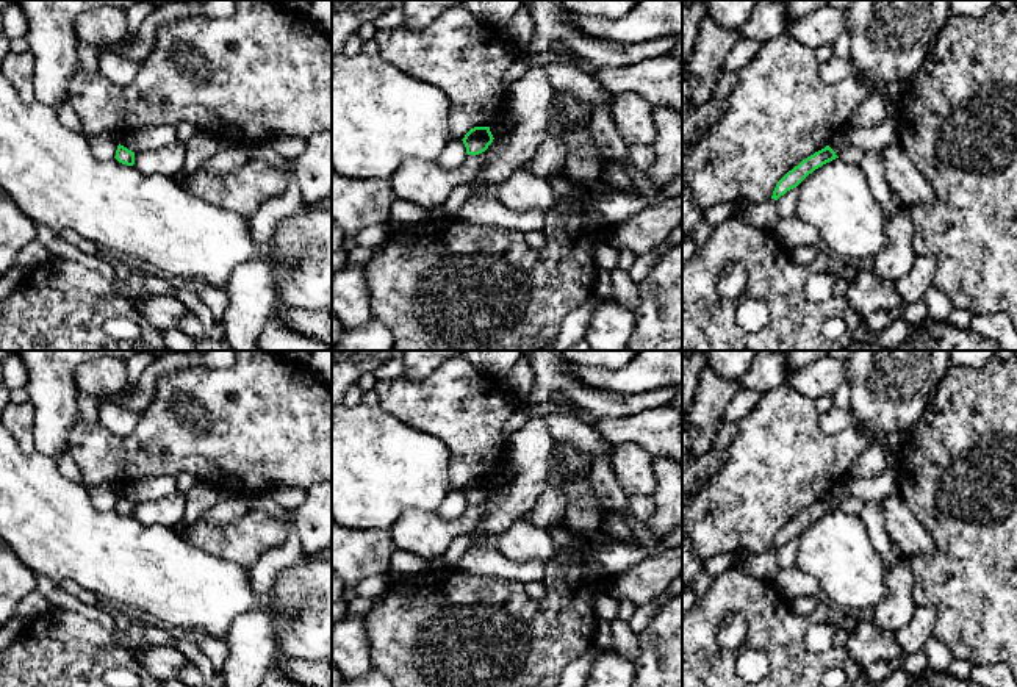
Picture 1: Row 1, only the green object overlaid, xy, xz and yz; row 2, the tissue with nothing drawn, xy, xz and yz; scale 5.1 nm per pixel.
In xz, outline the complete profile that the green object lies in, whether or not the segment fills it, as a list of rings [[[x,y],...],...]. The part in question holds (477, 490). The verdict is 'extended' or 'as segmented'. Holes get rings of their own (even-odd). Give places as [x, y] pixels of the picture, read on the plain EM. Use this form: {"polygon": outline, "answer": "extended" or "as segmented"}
{"polygon": [[[474,477],[462,490],[468,505],[479,505],[493,493],[490,477]]], "answer": "as segmented"}

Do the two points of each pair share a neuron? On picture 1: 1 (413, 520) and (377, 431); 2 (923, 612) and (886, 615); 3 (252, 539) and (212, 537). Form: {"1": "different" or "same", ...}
{"1": "different", "2": "different", "3": "same"}

